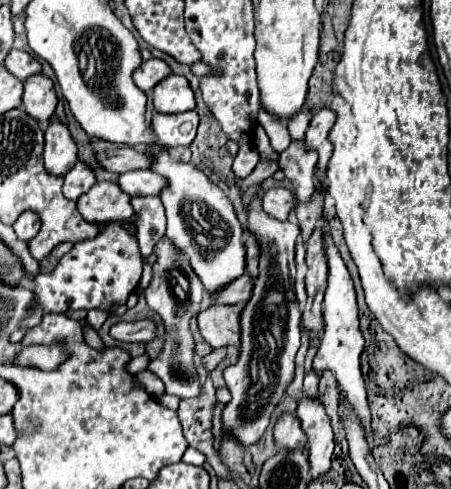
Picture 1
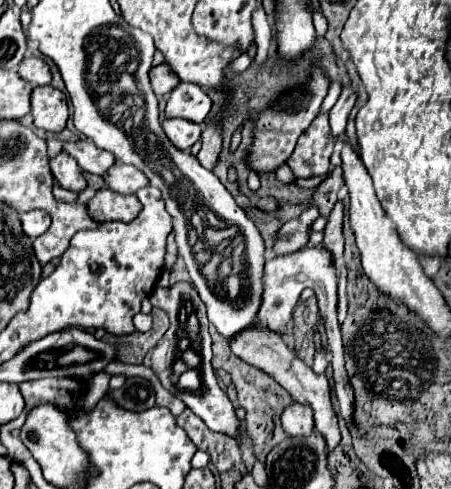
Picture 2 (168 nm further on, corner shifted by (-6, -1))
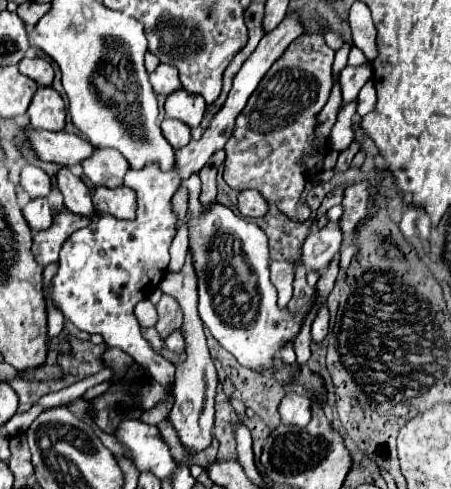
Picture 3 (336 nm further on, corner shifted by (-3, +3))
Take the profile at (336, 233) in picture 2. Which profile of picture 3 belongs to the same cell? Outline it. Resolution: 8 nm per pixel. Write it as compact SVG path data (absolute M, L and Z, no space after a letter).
M358 182L352 184L344 190L344 200L342 200L342 218L338 222L340 230L352 232L354 226L366 216L366 200L368 200L368 184L366 182Z

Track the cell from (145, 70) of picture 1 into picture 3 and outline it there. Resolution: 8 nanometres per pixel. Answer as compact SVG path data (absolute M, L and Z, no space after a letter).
M160 64L152 74L150 74L150 84L154 88L156 94L162 94L162 96L168 96L172 94L174 90L182 88L180 86L180 80L178 80L178 72L176 68L168 66L168 64Z

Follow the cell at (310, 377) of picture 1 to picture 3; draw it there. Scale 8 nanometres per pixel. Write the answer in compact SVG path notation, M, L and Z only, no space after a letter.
M322 306L318 316L312 322L312 340L320 344L326 338L326 334L328 334L328 308Z

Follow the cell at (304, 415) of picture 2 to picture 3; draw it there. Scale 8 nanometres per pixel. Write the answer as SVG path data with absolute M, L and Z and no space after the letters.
M288 390L278 406L282 424L306 426L310 422L310 400L298 390Z

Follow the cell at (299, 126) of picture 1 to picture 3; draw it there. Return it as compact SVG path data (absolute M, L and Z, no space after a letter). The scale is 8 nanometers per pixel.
M344 44L344 46L336 52L336 60L334 60L334 66L332 66L332 80L334 80L334 82L338 82L340 72L342 72L342 68L344 68L346 62L348 62L348 52L350 52L350 46L348 46L348 44Z

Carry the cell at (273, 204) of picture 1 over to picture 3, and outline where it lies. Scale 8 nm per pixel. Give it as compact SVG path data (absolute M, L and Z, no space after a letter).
M242 190L238 194L238 210L242 216L250 218L264 216L264 212L268 212L268 202L256 190Z

